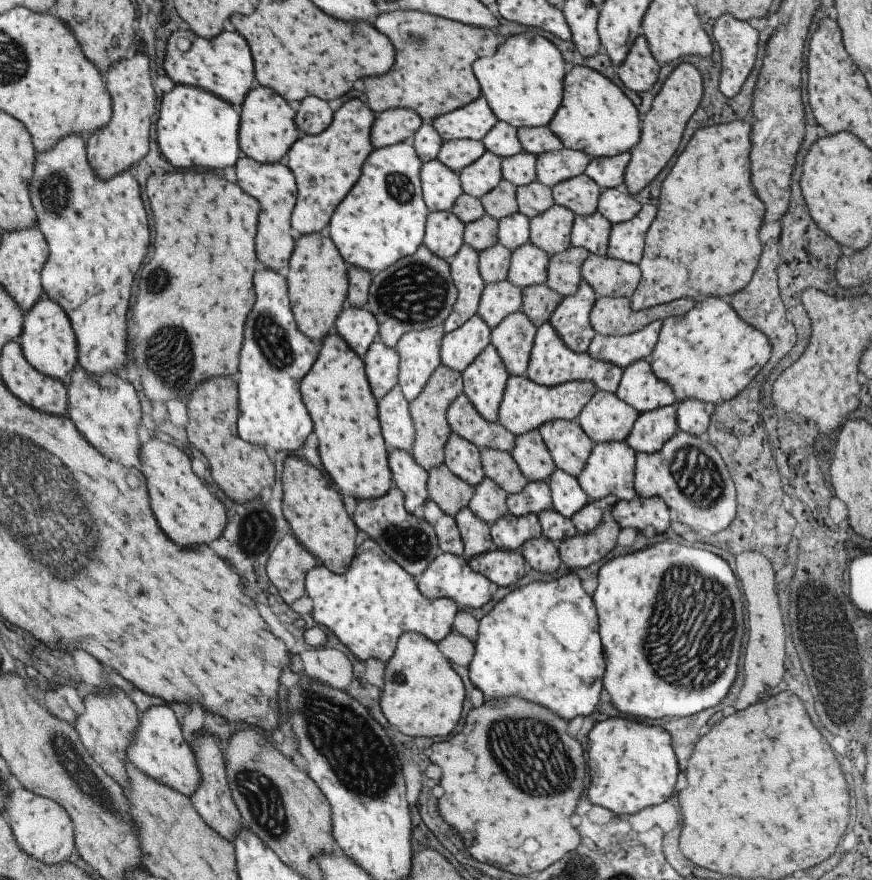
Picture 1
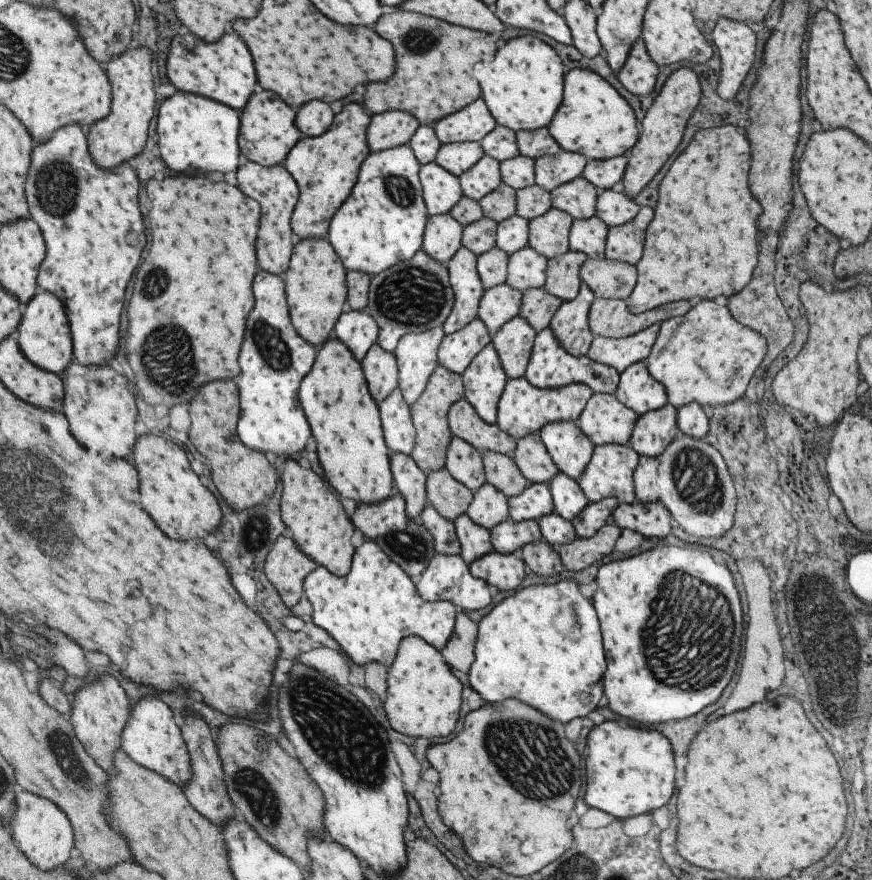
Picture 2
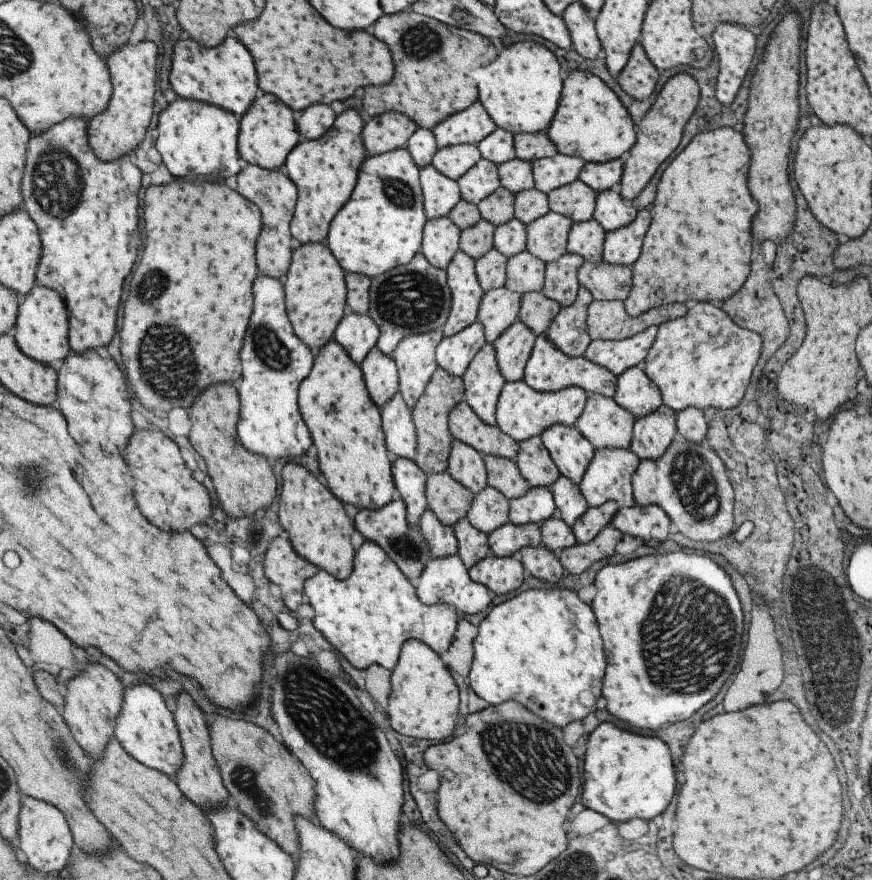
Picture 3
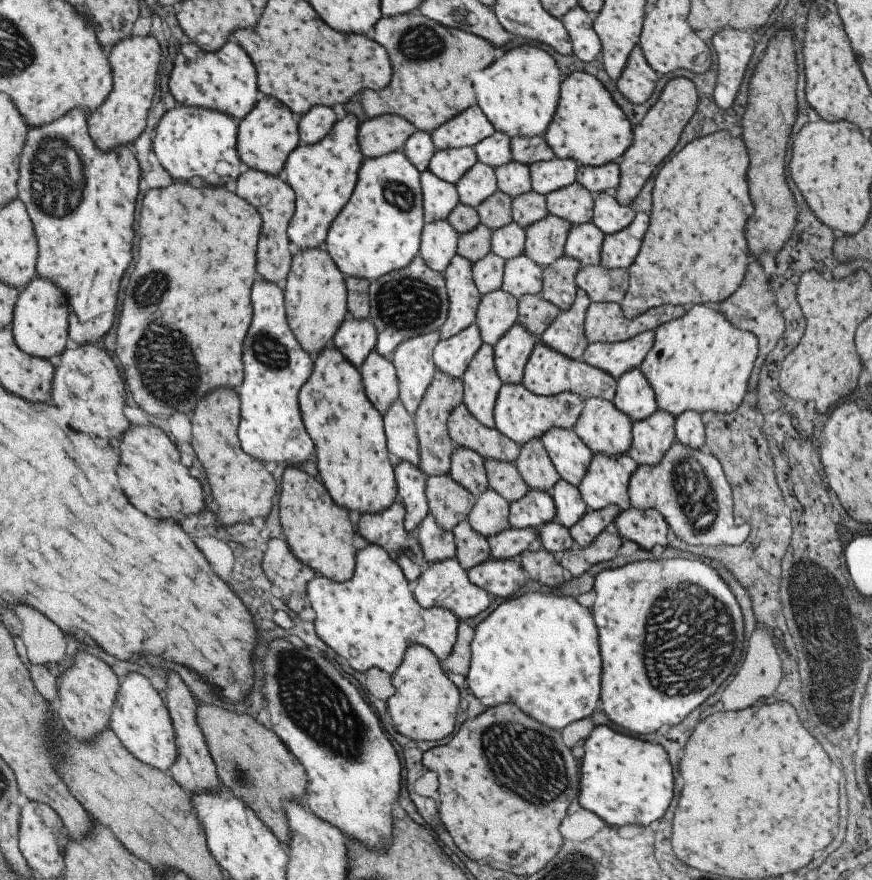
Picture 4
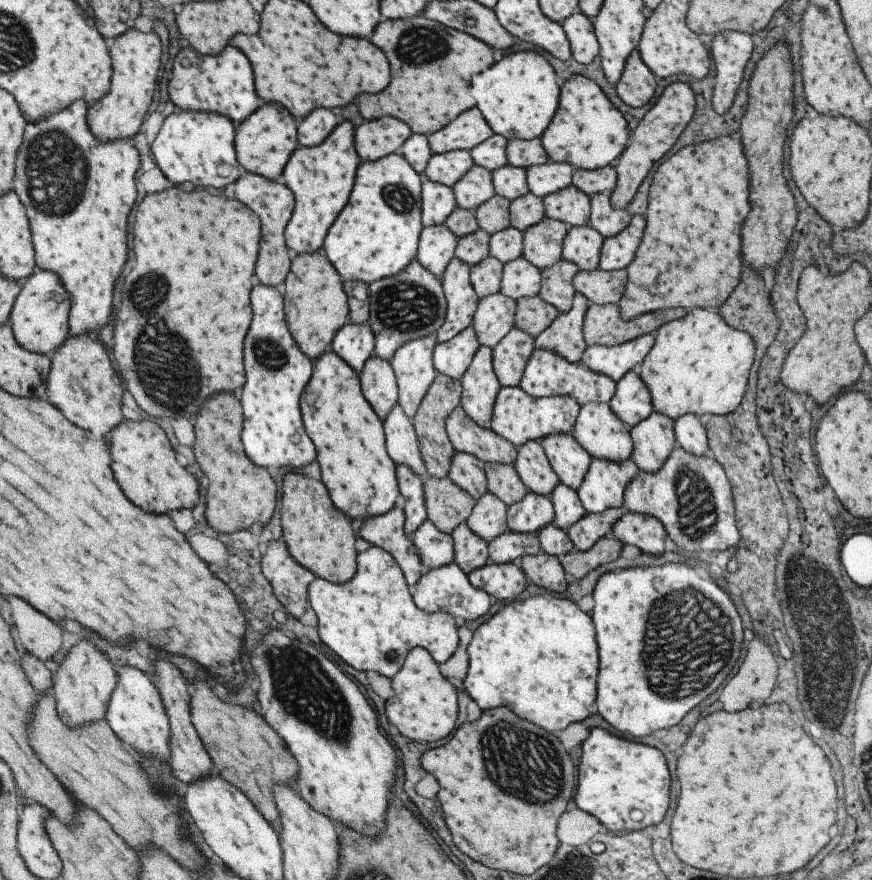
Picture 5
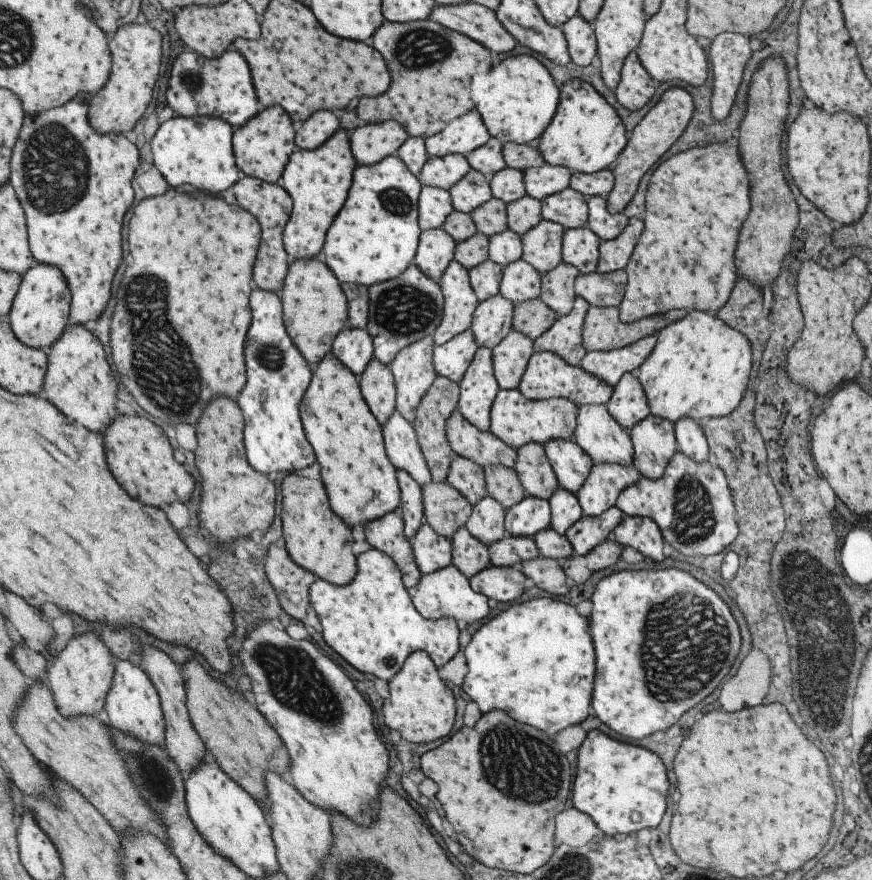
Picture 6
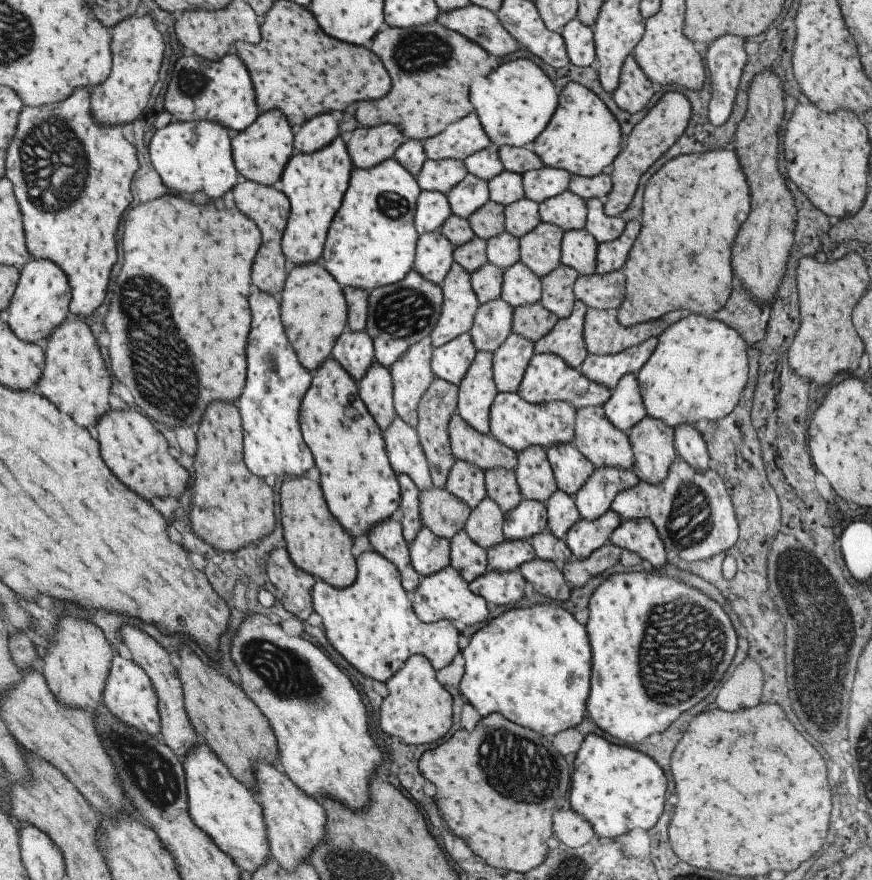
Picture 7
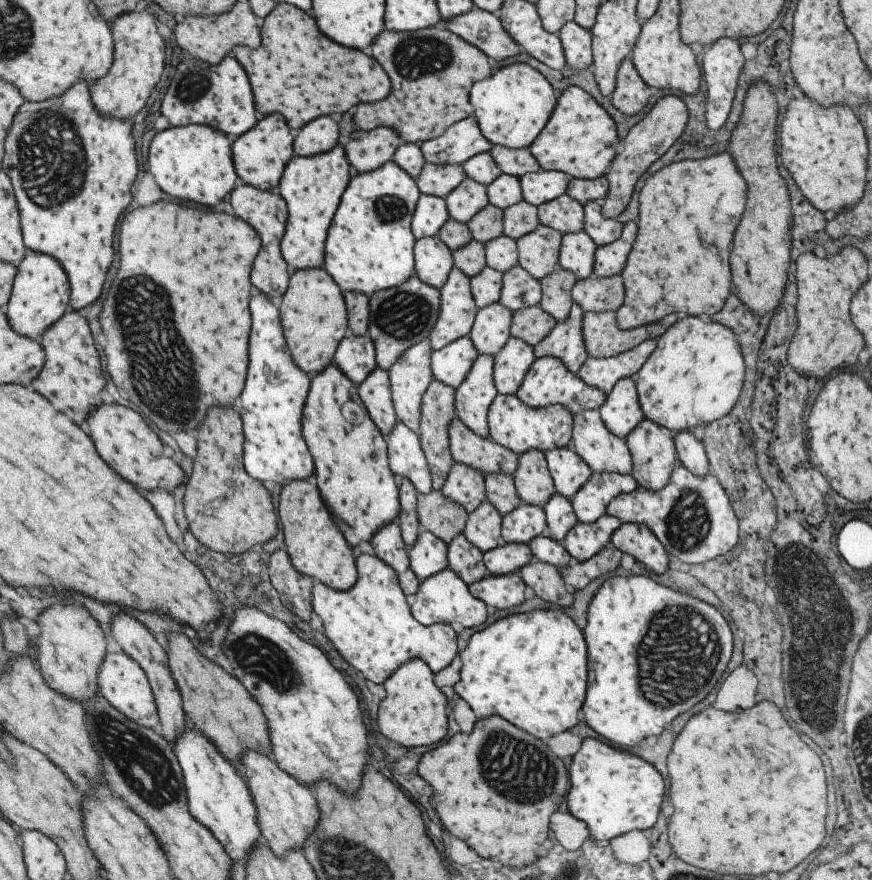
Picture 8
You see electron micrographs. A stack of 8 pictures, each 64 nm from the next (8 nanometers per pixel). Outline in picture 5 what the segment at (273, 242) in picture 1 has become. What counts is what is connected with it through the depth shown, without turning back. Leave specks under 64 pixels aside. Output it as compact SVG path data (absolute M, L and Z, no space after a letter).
M243 172L233 184L233 192L235 192L235 198L241 204L245 204L249 210L253 210L257 214L257 218L261 220L261 242L259 242L259 250L257 250L255 278L265 286L277 286L283 283L290 268L283 232L294 208L291 192L276 181L269 181L247 172Z

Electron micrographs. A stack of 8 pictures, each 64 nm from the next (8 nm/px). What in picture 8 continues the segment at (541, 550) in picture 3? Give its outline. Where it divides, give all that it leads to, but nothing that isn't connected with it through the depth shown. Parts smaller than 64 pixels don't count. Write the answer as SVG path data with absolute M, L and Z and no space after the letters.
M533 558L529 564L521 566L518 570L525 586L529 586L537 598L557 606L571 604L573 600L571 589L563 582L558 568Z

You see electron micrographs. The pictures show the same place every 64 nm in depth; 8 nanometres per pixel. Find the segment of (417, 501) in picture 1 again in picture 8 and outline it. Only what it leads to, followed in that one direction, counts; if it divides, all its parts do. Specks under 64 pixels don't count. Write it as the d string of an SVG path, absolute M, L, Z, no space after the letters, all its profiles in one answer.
M401 477L397 480L399 512L395 518L395 522L397 526L399 526L401 540L403 540L405 547L409 548L413 546L419 529L421 528L418 524L416 514L417 492L407 478Z

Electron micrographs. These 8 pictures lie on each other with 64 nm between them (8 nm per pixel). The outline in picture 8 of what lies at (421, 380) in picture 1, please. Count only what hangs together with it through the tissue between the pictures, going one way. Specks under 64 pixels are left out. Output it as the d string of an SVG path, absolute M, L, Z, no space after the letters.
M424 338L410 346L397 360L386 370L389 378L390 396L396 414L396 420L405 424L409 430L418 434L421 397L433 376L429 370L430 354L429 338Z

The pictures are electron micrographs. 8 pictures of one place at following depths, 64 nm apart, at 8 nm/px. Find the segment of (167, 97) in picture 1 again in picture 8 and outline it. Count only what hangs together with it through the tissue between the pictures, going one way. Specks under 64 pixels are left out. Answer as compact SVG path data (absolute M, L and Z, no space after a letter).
M205 124L169 125L156 132L149 143L146 160L153 182L181 202L213 206L225 198L237 182L229 138Z

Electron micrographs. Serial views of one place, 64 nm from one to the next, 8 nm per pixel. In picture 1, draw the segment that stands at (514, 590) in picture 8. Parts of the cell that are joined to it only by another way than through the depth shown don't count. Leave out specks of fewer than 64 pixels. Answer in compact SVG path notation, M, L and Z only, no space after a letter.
M495 549L477 554L467 563L473 572L483 574L498 587L513 586L523 576L524 558L519 550Z

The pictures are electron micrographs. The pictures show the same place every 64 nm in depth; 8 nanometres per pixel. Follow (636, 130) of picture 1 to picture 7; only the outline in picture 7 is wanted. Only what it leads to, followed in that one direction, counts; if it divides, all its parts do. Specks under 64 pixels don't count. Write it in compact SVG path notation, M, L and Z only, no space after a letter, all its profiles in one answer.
M574 81L557 93L557 108L545 129L529 146L532 152L537 154L543 166L567 170L571 176L591 177L606 172L624 146L612 107L601 102L589 88Z

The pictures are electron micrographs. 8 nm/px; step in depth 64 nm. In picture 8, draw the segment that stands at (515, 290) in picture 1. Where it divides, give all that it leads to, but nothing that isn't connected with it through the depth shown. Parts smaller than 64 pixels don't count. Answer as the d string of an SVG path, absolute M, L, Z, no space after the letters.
M495 301L477 309L469 331L469 340L478 354L495 356L510 336L512 313Z

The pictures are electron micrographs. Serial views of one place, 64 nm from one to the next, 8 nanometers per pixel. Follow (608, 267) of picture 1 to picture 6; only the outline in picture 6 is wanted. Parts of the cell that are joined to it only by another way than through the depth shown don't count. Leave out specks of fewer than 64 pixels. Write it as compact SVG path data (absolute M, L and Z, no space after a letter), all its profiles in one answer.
M623 269L611 273L588 273L578 274L574 281L574 292L576 296L583 298L589 307L618 307L623 299L626 286L626 275Z

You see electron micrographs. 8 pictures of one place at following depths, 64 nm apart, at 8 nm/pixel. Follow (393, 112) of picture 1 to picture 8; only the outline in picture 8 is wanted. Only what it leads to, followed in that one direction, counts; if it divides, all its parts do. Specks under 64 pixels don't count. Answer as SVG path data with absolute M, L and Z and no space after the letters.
M381 126L369 131L356 128L342 148L352 173L361 174L391 161L401 142L389 127Z

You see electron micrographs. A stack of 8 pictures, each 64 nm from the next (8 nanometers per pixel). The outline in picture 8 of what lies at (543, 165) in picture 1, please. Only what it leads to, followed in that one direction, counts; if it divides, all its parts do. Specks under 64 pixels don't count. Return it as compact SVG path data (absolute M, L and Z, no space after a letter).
M537 170L518 177L521 196L525 202L539 206L564 194L570 177L561 171Z

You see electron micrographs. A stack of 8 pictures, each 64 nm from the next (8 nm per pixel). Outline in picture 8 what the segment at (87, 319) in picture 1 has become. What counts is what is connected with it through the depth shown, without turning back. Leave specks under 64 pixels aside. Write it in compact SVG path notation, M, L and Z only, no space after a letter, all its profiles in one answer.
M73 82L73 86L69 86L69 90L65 90L65 94L59 98L49 98L45 102L25 100L7 130L1 160L1 168L9 176L15 192L26 250L57 260L69 283L68 309L80 313L101 292L105 270L113 258L113 230L121 212L131 202L129 188L137 176L131 120L105 118L97 114L91 104L89 85L86 82Z

